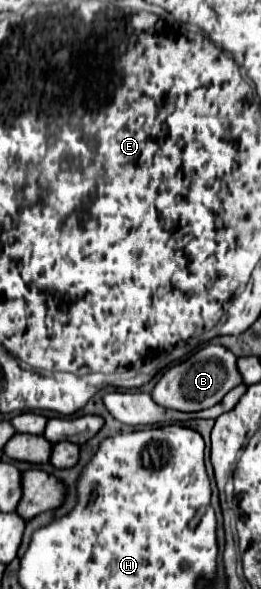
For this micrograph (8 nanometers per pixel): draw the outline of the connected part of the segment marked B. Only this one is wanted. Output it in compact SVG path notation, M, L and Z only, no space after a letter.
M209 344L189 356L187 360L171 366L165 370L161 380L157 382L155 390L151 392L153 400L165 408L175 408L181 412L195 412L195 410L205 410L223 400L223 396L239 386L243 382L239 370L237 370L237 358L231 350L219 346L219 344Z

